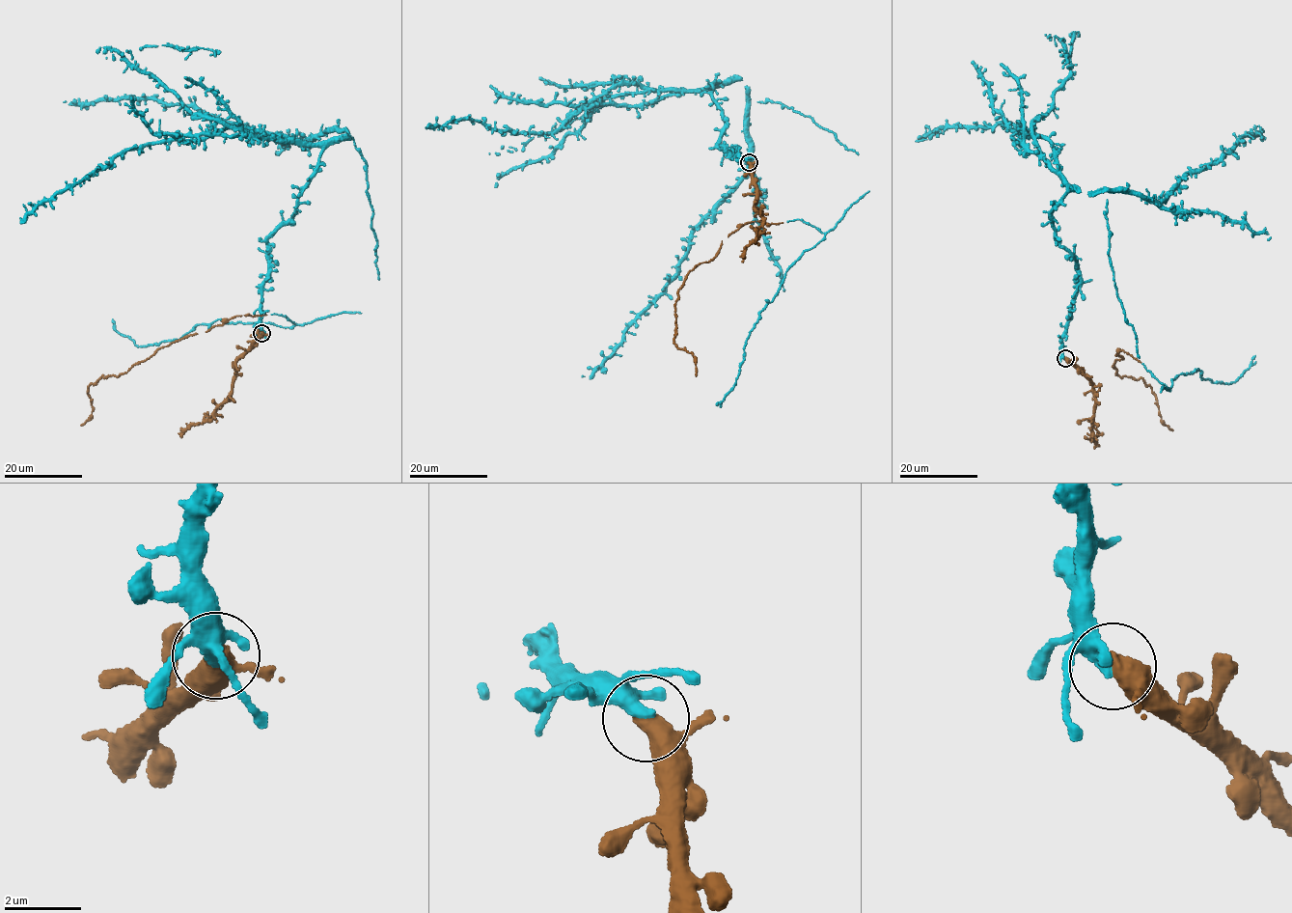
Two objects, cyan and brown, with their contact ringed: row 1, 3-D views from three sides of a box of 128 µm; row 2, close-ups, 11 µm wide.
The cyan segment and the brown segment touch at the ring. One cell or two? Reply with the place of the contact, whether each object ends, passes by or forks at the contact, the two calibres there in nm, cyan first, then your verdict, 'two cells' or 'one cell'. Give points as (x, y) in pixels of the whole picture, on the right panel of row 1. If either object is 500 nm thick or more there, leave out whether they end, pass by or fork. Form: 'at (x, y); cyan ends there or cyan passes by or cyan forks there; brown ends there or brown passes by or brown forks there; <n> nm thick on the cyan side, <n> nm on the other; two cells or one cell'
at (1065, 358); cyan forks there; brown passes by; 260 nm thick on the cyan side, 420 nm on the other; one cell

